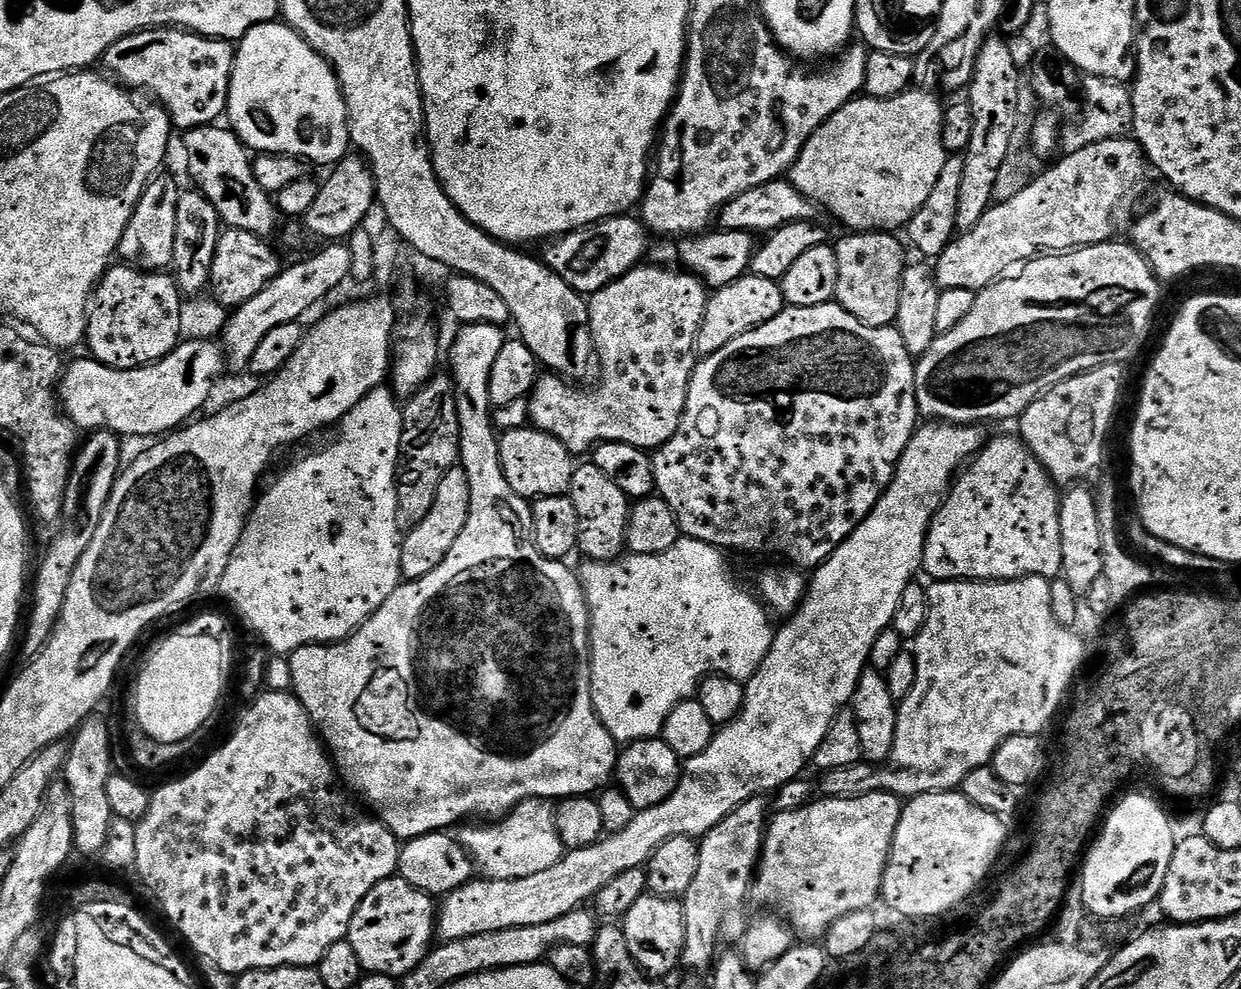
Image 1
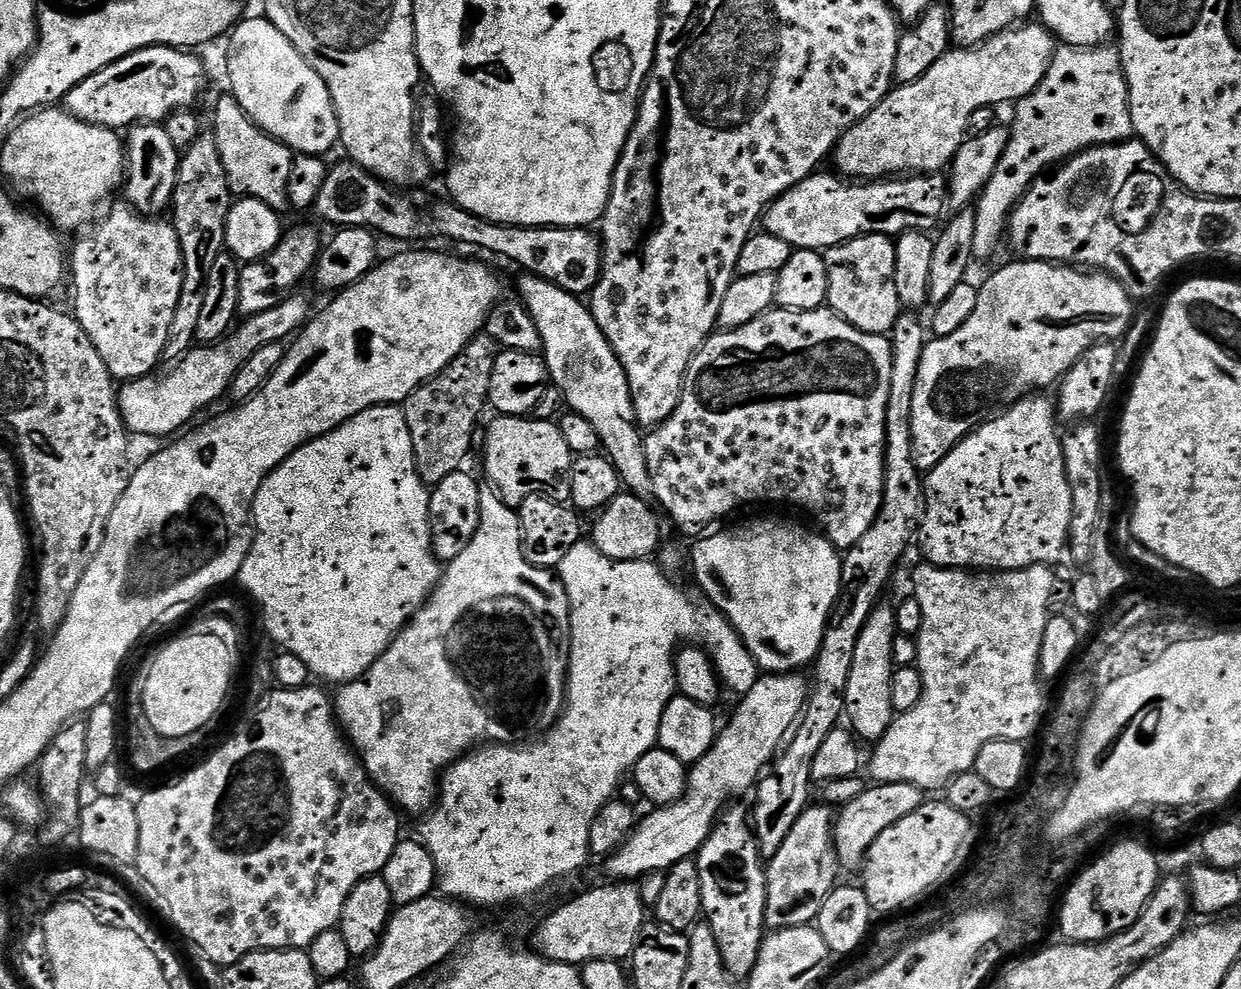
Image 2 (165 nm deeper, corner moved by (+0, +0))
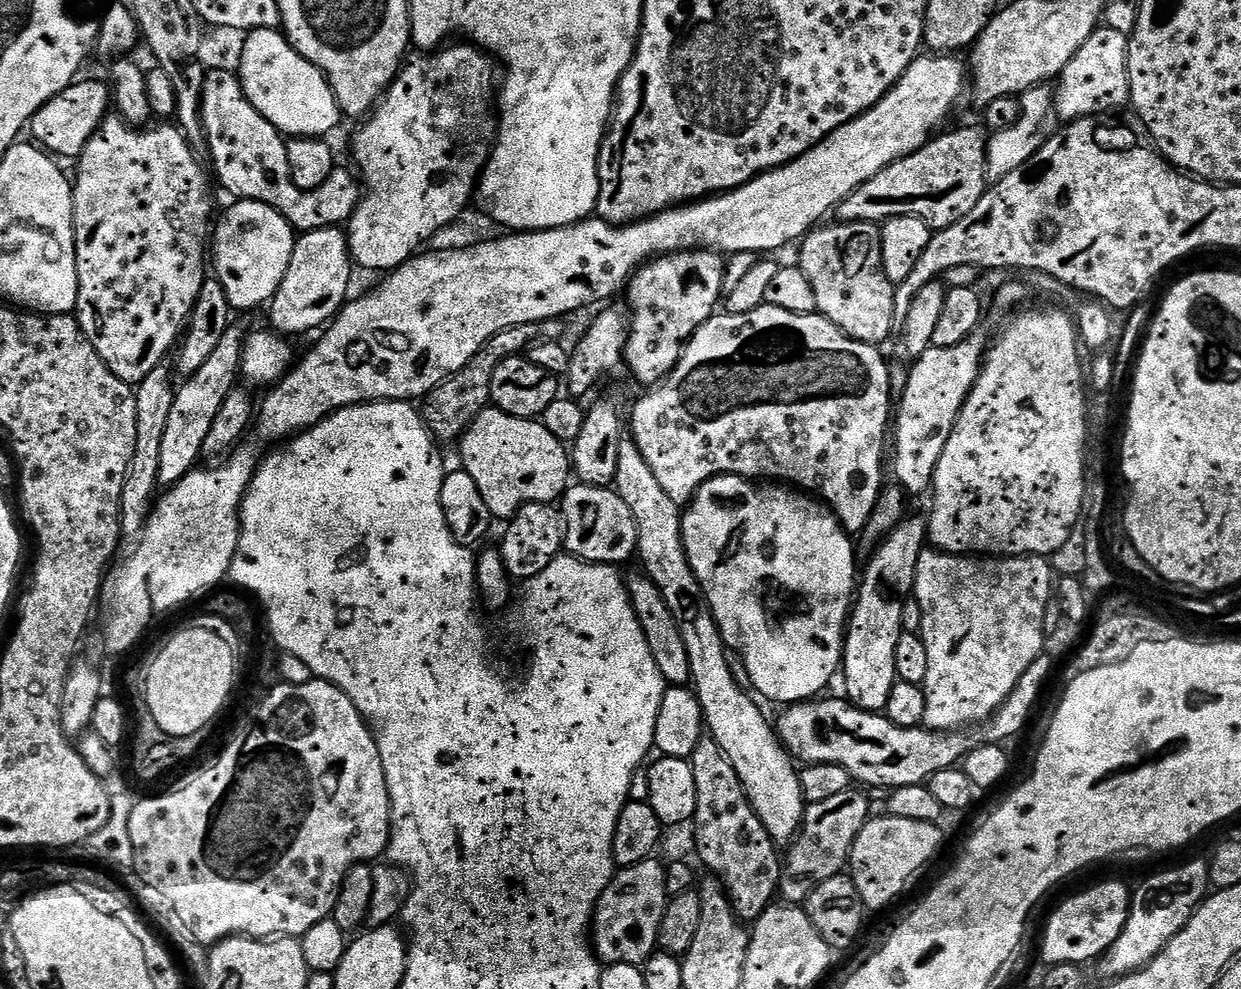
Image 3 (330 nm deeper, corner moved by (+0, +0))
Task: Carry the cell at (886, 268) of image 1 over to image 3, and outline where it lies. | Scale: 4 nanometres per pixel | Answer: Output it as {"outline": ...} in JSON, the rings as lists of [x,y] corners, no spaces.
{"outline":[[[859,220],[853,224],[835,223],[829,228],[817,227],[803,237],[799,245],[801,248],[798,266],[806,274],[806,278],[810,278],[810,286],[814,286],[816,312],[825,316],[834,326],[838,326],[838,330],[845,332],[852,340],[883,345],[883,340],[891,334],[896,324],[894,318],[896,290],[890,278],[886,278],[886,270],[882,264],[880,228],[867,220]]]}

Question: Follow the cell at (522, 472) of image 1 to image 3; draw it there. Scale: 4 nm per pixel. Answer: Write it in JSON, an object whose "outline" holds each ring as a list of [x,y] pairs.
{"outline":[[[486,407],[460,437],[458,447],[462,471],[474,478],[497,521],[511,520],[527,504],[556,504],[570,487],[569,449],[539,419],[514,418],[501,408]]]}

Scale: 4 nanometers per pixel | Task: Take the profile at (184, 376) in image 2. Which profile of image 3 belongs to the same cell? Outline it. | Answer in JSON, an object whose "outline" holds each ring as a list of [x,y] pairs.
{"outline":[[[343,227],[319,228],[297,235],[286,278],[282,278],[282,286],[278,286],[276,295],[270,301],[271,327],[285,338],[300,336],[315,328],[323,329],[335,320],[336,313],[349,299],[348,287],[352,284],[352,272],[354,261]]]}

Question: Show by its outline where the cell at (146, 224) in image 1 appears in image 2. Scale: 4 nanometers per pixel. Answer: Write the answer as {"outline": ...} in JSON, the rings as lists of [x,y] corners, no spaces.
{"outline":[[[133,124],[126,132],[127,203],[144,216],[160,218],[172,207],[182,152],[174,146],[167,127],[159,124]]]}

